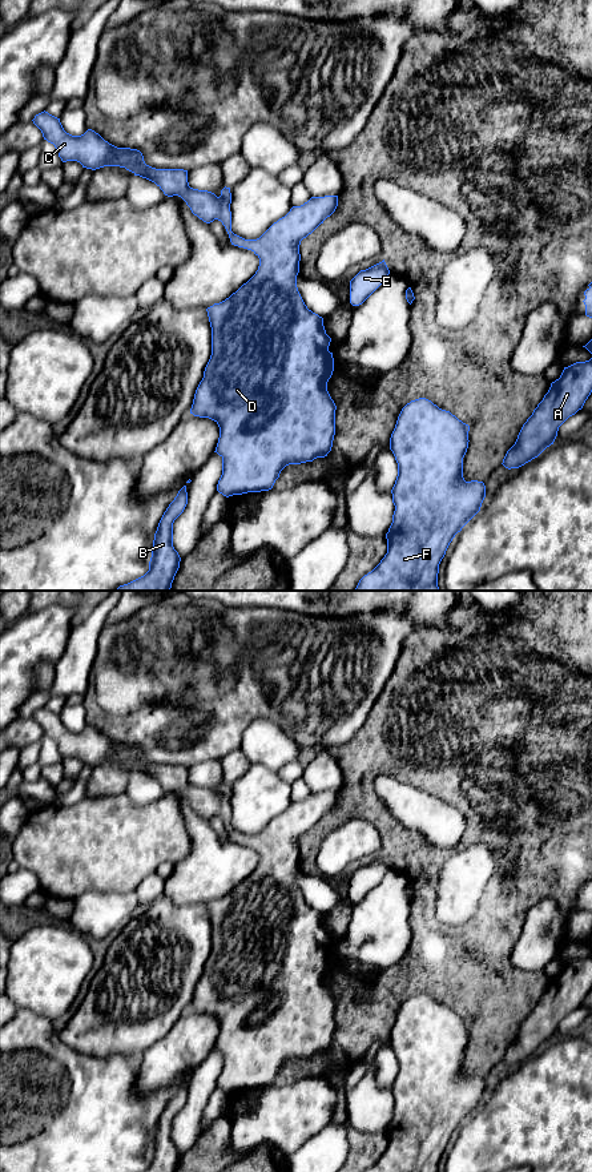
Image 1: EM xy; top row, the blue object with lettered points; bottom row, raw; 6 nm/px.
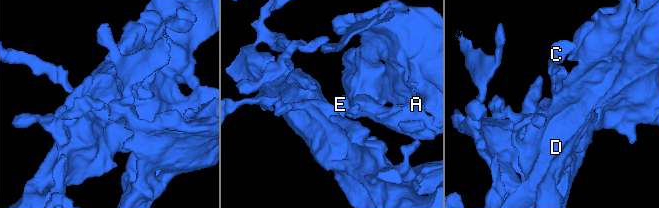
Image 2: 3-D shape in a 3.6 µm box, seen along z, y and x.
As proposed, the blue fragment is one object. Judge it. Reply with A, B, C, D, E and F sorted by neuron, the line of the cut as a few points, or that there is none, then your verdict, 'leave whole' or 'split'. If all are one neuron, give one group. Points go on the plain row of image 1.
A B C D E F | no cut | leave whole

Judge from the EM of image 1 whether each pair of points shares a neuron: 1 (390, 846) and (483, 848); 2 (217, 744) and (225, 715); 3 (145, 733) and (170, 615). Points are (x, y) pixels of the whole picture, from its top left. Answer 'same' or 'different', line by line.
1: same
2: same
3: same

